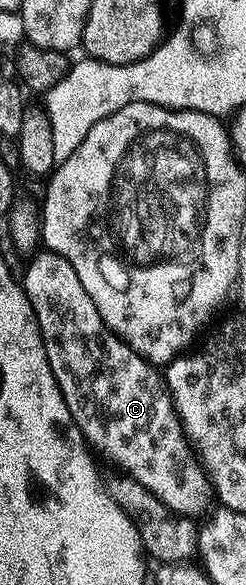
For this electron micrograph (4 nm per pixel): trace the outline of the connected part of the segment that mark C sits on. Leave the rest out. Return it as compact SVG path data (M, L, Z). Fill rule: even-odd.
M42 249L30 260L31 263L26 267L26 276L21 276L20 279L22 289L40 325L44 349L48 353L48 365L52 365L52 373L68 405L68 413L72 413L74 424L82 431L87 444L99 456L102 454L112 466L119 467L122 470L119 472L125 478L140 481L144 489L151 491L165 507L172 509L177 515L205 516L211 510L210 502L215 502L216 494L205 466L200 462L185 428L182 427L182 420L174 407L174 398L166 388L163 372L141 359L114 332L107 331L96 305L92 305L92 297L84 293L84 285L80 285L76 269L72 269L72 265L64 261L64 257L60 257L55 251Z

